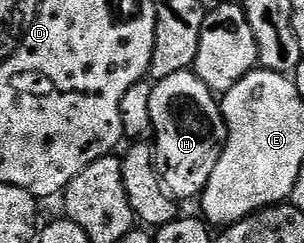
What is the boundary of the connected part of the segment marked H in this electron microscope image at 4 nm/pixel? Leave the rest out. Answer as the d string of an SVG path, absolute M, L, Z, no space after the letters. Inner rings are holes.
M191 70L177 72L177 76L165 76L165 80L152 85L151 91L153 100L149 100L149 116L159 179L172 198L198 199L209 184L209 176L213 176L213 168L217 168L217 160L223 155L227 123L223 120L220 103Z

